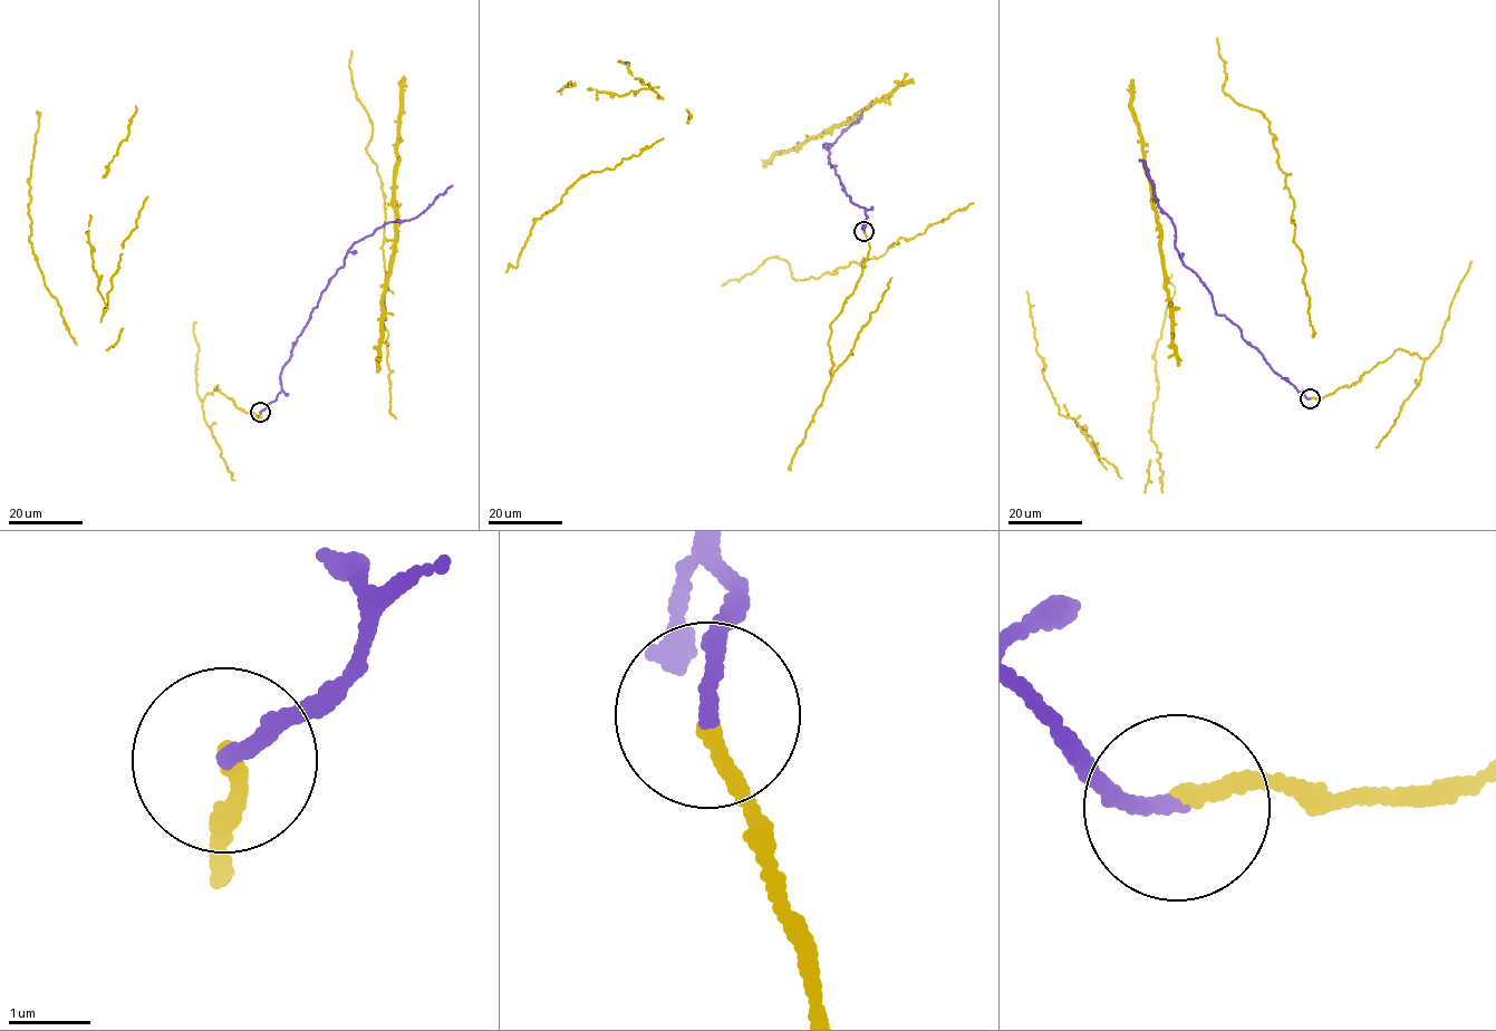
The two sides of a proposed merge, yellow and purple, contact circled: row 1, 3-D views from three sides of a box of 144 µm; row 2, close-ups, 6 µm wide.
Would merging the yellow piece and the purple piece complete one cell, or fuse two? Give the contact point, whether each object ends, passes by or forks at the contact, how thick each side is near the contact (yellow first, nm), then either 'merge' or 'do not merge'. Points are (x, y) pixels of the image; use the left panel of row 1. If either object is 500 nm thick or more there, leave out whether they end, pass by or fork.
place (260, 412); yellow ends; purple ends; calibres 190 and 180 nm; merge

